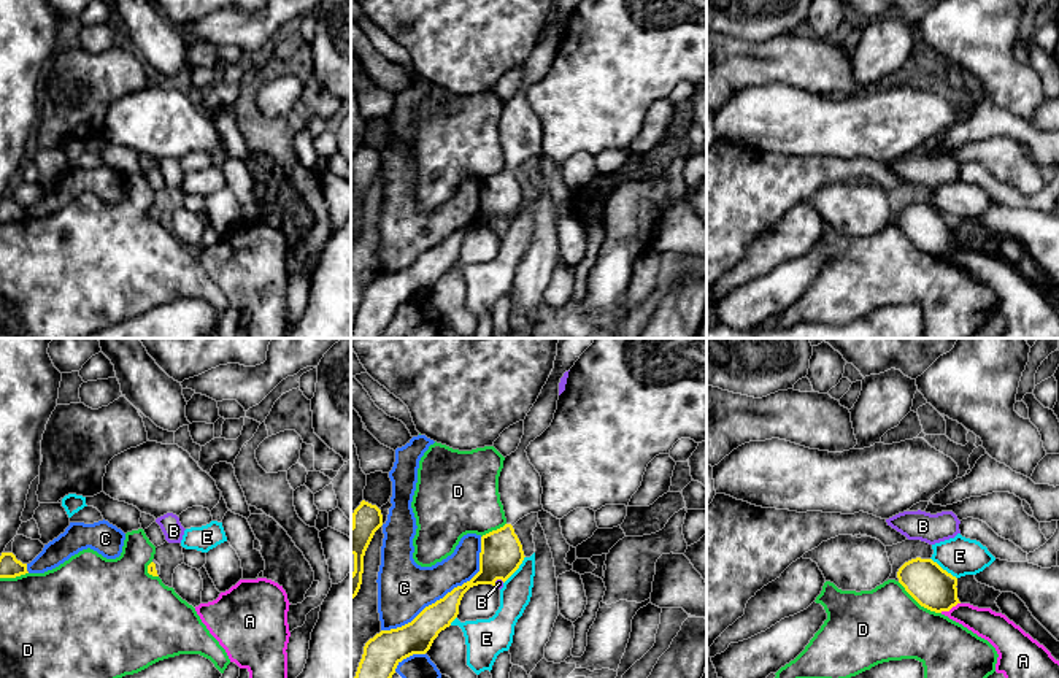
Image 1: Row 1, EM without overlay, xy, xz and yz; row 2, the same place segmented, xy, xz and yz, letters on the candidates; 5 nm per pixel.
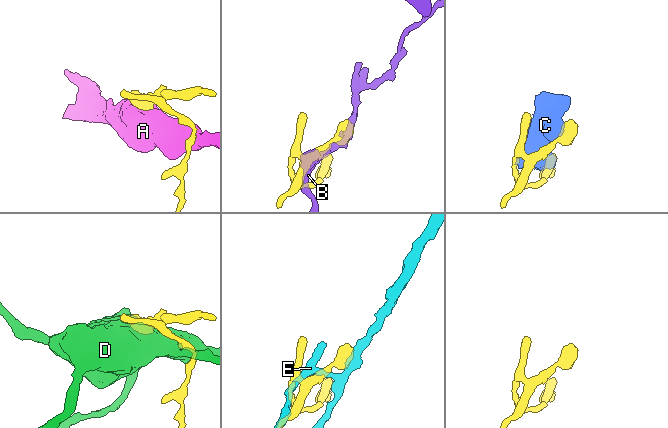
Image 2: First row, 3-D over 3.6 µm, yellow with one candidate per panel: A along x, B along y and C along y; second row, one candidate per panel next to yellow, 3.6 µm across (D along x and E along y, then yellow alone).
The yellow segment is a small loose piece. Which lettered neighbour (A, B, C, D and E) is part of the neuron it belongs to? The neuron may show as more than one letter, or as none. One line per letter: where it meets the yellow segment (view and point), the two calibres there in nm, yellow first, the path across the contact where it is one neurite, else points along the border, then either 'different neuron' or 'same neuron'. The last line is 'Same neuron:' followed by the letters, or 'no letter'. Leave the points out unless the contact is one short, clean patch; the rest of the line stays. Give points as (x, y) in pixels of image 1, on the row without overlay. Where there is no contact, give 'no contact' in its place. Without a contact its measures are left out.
A: yz (950, 253) | 220/150 nm | different neuron
B: xz (497, 223) | 220/50 nm | along xz (504, 226), (497, 224), (494, 229) | different neuron
C: xz (448, 237) | 150/280 nm | different neuron
D: yz (920, 248) | 220/380 nm | different neuron
E: xz (516, 213) | 220/160 nm | different neuron
Same neuron: no letter

